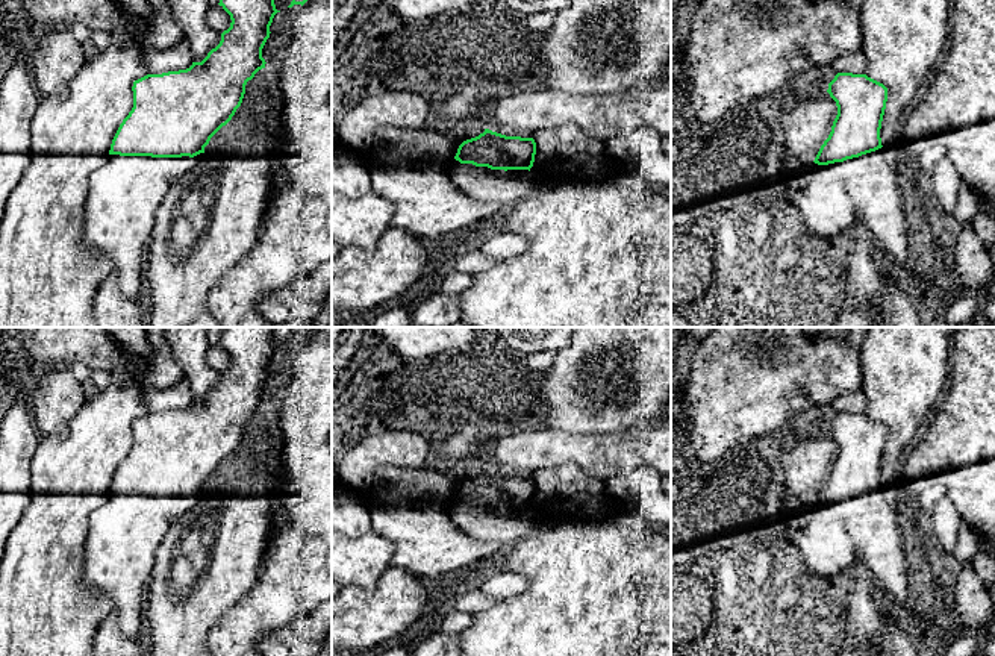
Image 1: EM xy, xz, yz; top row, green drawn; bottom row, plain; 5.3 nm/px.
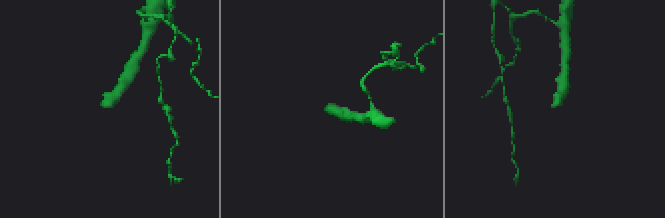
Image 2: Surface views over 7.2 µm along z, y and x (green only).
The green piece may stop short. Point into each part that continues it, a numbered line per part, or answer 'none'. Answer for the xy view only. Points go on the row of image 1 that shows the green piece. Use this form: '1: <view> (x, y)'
1: xy (124, 194)

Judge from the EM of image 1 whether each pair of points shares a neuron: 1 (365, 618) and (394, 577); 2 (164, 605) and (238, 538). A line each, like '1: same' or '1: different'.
1: same
2: same

